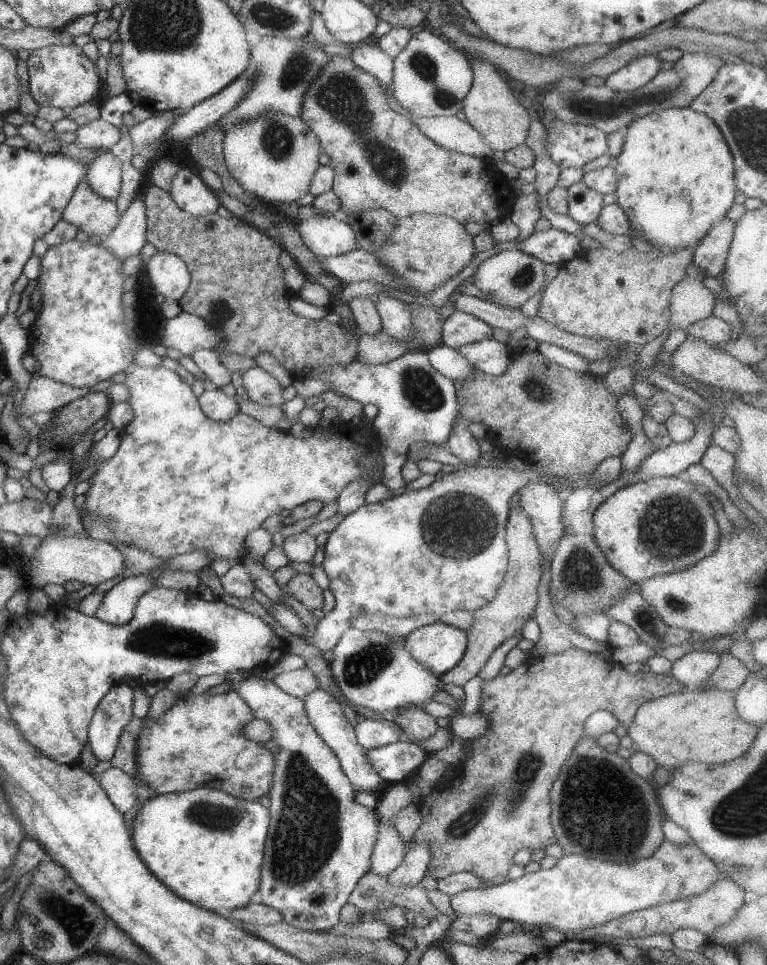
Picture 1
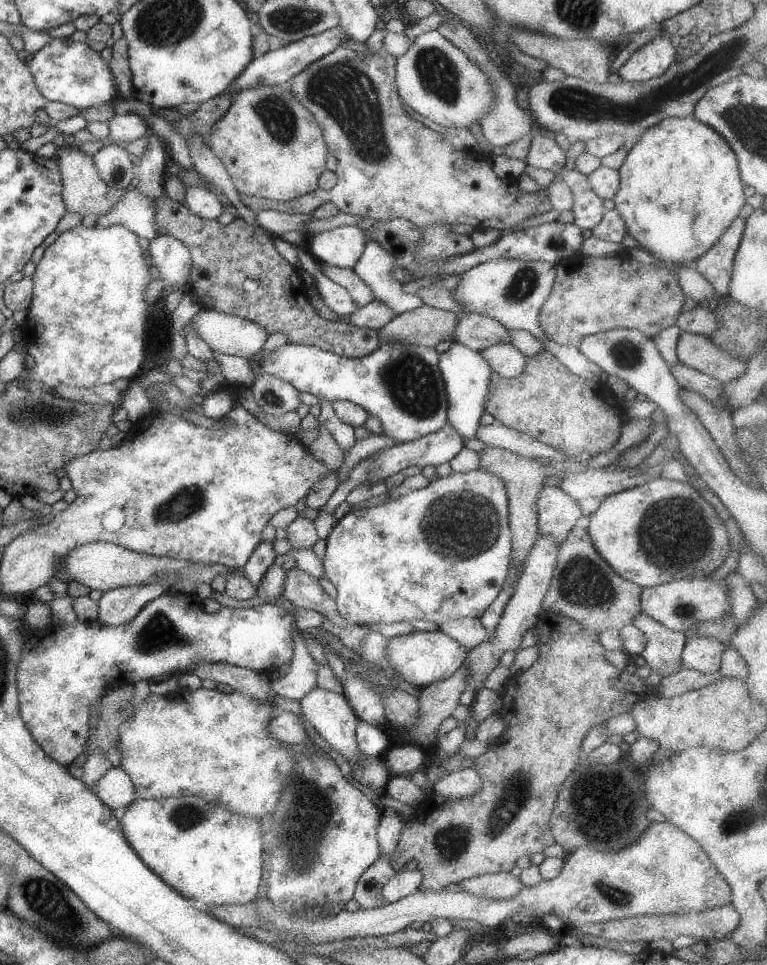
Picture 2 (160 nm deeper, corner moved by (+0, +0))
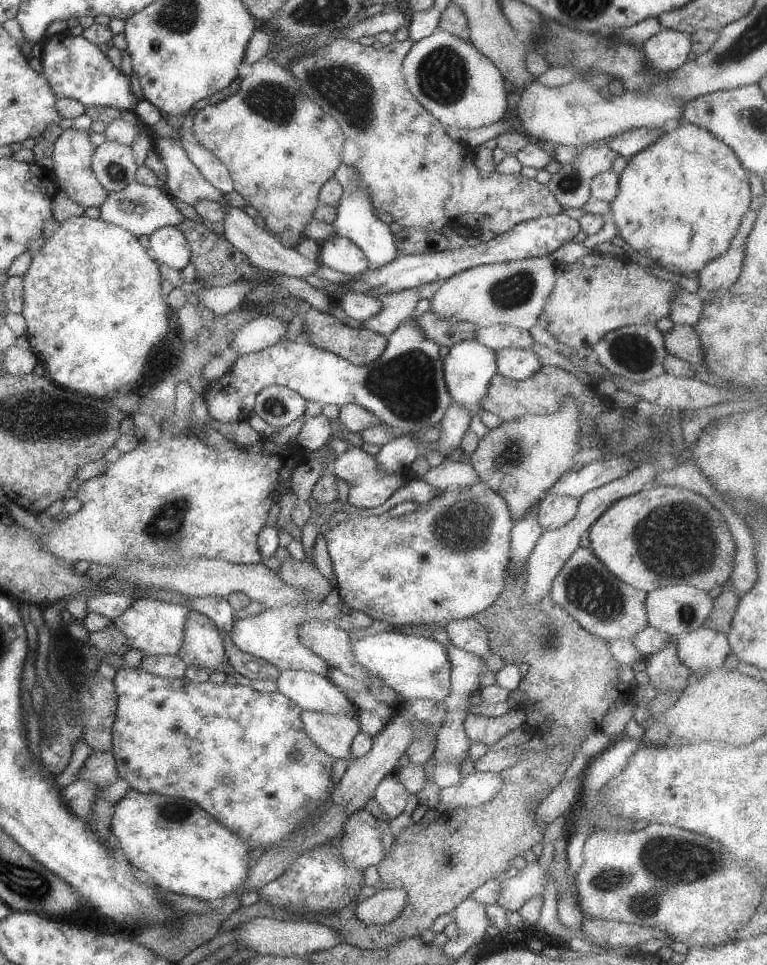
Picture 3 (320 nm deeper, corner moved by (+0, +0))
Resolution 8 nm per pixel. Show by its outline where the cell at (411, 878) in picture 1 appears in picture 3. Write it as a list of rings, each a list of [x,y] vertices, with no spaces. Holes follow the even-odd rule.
[[[379,888],[378,891],[356,904],[354,914],[365,925],[387,924],[401,912],[406,902],[402,889]]]

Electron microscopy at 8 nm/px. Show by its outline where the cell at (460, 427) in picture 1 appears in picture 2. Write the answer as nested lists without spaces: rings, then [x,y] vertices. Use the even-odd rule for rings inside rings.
[[[453,341],[445,352],[438,354],[438,367],[444,380],[444,389],[448,400],[446,420],[456,434],[461,436],[463,442],[465,438],[470,439],[474,436],[479,425],[478,420],[484,412],[484,396],[488,391],[492,370],[478,352],[457,341]]]

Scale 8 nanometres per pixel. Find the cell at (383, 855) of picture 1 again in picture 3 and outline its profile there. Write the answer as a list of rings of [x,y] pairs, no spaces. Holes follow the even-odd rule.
[[[396,773],[386,774],[376,784],[372,798],[377,802],[383,814],[387,814],[389,820],[403,812],[407,798],[412,794],[405,790],[405,787],[397,780]]]

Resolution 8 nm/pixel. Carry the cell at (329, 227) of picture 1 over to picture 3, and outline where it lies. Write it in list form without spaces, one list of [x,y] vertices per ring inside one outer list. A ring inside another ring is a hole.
[[[330,235],[319,244],[318,262],[343,274],[360,275],[367,266],[363,251],[348,238]]]

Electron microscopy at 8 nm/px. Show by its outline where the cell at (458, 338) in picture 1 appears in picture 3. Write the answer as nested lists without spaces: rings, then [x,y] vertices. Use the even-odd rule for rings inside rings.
[[[489,325],[475,327],[475,341],[491,350],[531,349],[535,344],[530,331],[521,330],[511,325]]]

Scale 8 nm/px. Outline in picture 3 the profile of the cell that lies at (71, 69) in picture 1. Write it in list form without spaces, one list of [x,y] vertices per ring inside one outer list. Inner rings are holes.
[[[70,32],[55,33],[48,36],[45,42],[41,43],[41,54],[39,57],[42,66],[41,74],[45,77],[56,98],[65,97],[75,99],[86,107],[97,105],[100,107],[113,107],[118,111],[132,111],[138,100],[131,93],[129,77],[123,75],[118,67],[113,66],[108,56],[101,52],[96,44],[87,42],[81,35],[73,36]]]

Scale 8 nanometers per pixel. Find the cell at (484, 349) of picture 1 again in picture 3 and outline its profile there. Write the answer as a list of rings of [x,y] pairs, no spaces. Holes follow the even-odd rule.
[[[501,349],[495,353],[497,374],[512,381],[524,381],[542,366],[533,349]]]

